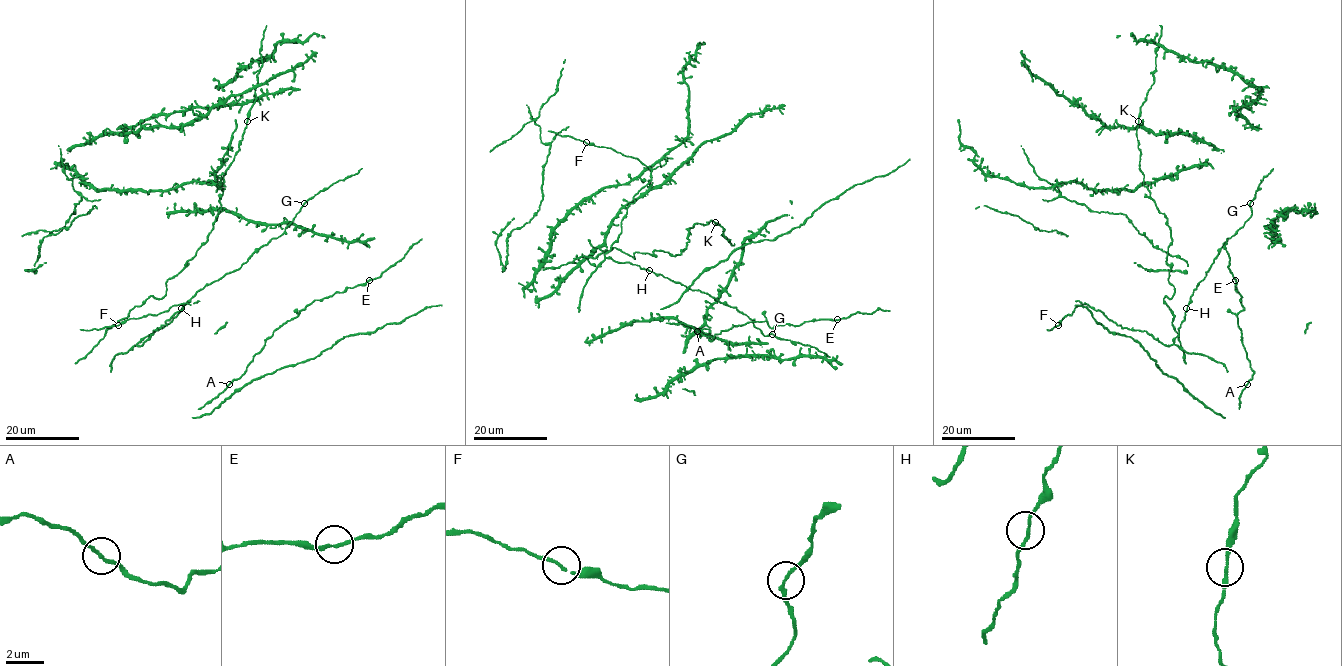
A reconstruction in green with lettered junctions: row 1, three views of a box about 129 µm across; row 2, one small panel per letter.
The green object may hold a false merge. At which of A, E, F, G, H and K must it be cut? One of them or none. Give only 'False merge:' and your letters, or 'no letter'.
False merge: no letter

